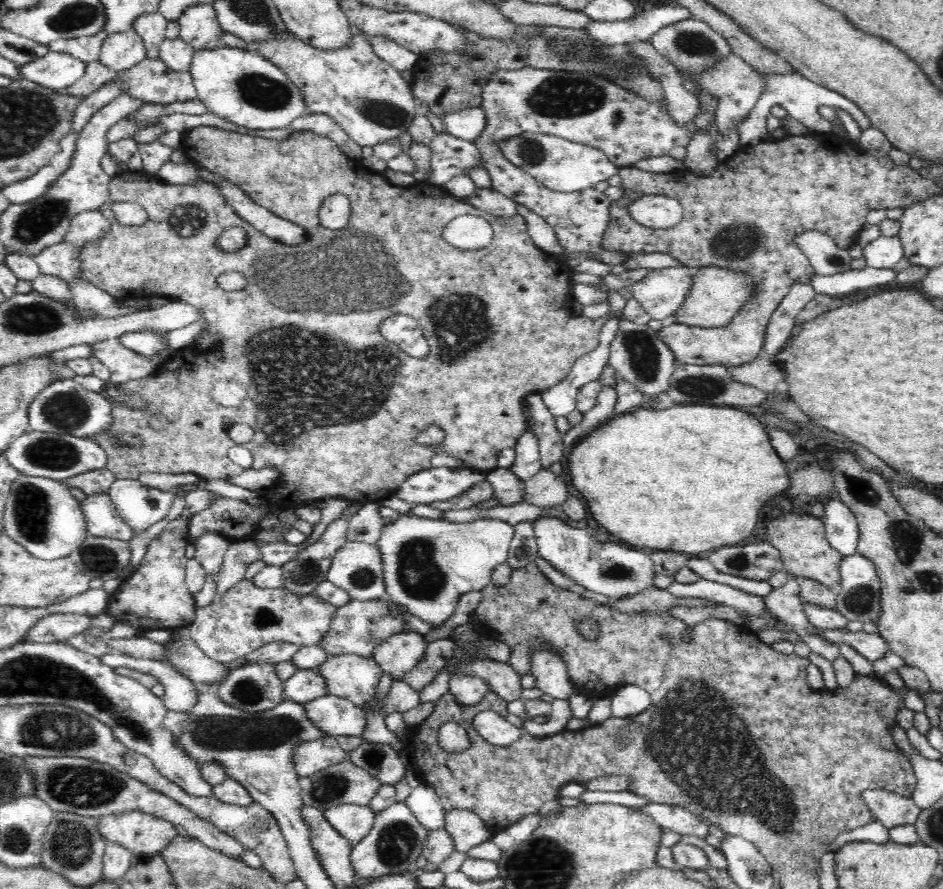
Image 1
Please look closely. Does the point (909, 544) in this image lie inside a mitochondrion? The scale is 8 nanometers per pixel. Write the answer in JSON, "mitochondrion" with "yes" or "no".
{"mitochondrion":"yes"}

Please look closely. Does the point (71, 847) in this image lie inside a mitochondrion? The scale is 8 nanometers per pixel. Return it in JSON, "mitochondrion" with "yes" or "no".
{"mitochondrion":"yes"}

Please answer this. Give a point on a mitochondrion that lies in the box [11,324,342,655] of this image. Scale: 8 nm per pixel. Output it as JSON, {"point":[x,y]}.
{"point":[65,410]}

